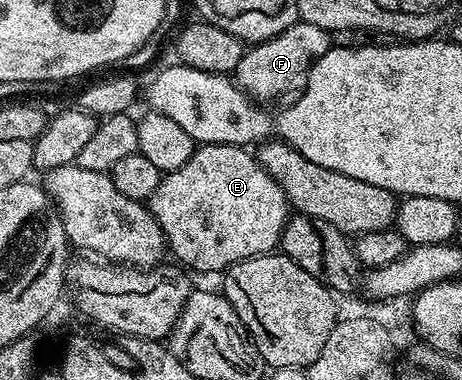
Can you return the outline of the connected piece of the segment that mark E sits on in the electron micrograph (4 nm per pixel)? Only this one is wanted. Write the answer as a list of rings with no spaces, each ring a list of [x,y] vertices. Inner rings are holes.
[[[199,144],[195,153],[177,170],[166,173],[153,190],[149,207],[153,218],[167,238],[170,255],[176,256],[184,269],[222,273],[237,262],[254,256],[265,256],[279,248],[283,227],[287,225],[287,195],[269,178],[254,155],[238,144]]]

